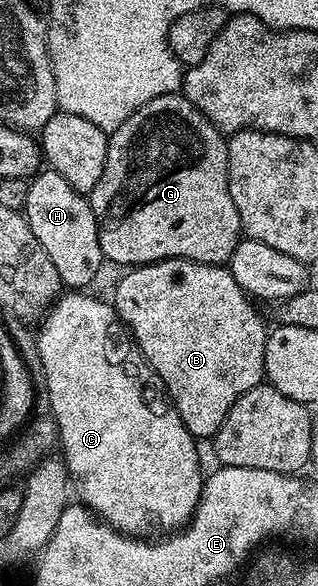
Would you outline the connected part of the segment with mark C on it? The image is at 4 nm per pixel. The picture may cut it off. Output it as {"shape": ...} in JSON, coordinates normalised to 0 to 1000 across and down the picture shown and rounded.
{"shape":[[[198,498],[160,517],[145,536],[135,538],[123,556],[123,577],[116,589],[126,618],[135,623],[142,655],[154,672],[160,691],[160,712],[170,713],[186,732],[182,759],[198,761],[192,780],[211,790],[211,805],[220,821],[248,834],[258,862],[296,874],[321,889],[358,904],[384,911],[415,915],[500,915],[516,908],[550,908],[601,889],[607,874],[626,858],[626,848],[638,838],[638,819],[645,802],[626,797],[626,768],[619,751],[588,735],[563,705],[550,701],[550,691],[525,676],[525,666],[509,648],[487,640],[469,619],[450,614],[437,602],[421,577],[412,575],[403,561],[387,553],[384,543],[362,532],[358,520],[346,514],[321,515],[311,509],[274,502],[286,498]]]}

